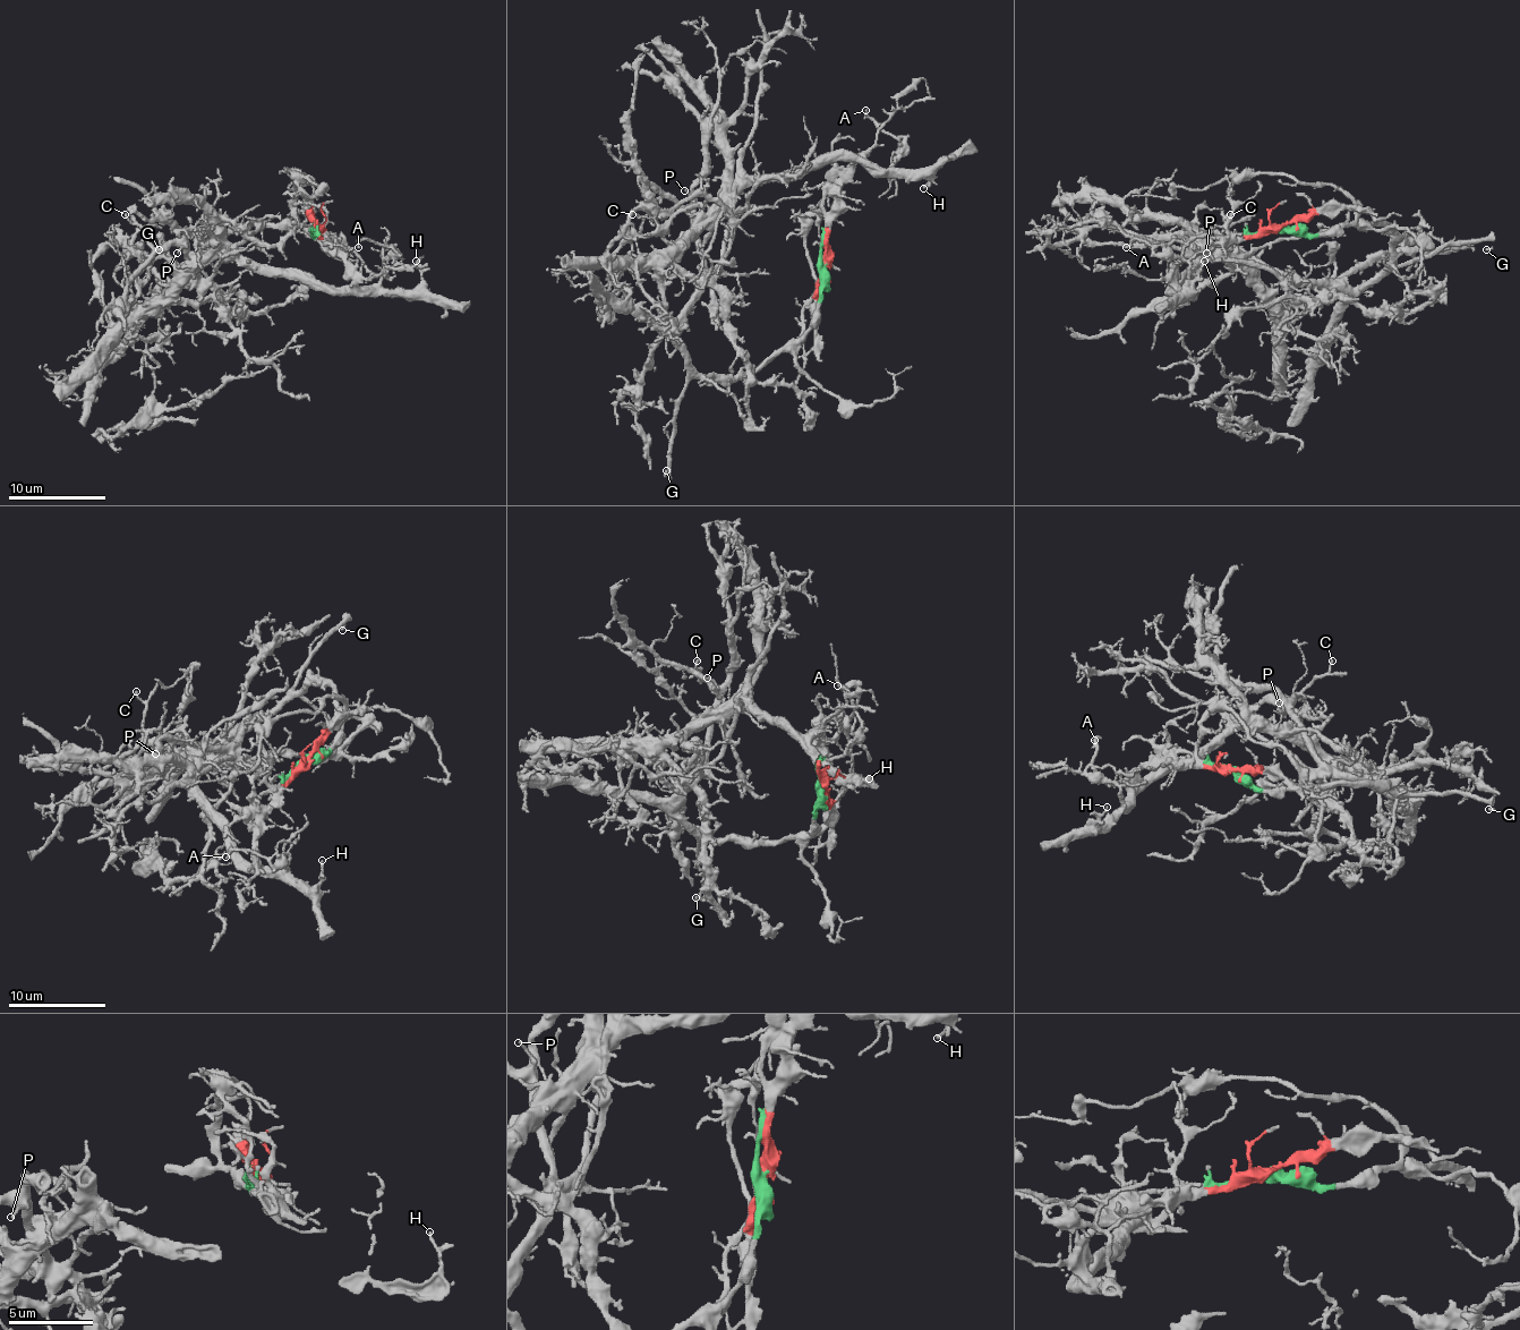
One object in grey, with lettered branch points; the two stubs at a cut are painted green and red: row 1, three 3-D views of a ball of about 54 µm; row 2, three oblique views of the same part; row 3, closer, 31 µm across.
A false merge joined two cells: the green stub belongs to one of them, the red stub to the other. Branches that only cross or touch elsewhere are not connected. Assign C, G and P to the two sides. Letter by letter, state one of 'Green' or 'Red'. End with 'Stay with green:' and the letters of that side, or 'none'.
C: Green
G: Green
P: Green
Stay with green: C, G, P

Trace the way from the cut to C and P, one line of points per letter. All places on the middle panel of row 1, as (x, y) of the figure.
C: (822, 264), (800, 338), (703, 376), (676, 342), (703, 270), (689, 211), (665, 197), (633, 214)
P: (822, 264), (820, 318), (800, 338), (752, 372), (703, 376), (676, 342), (703, 270), (693, 199), (684, 189)

